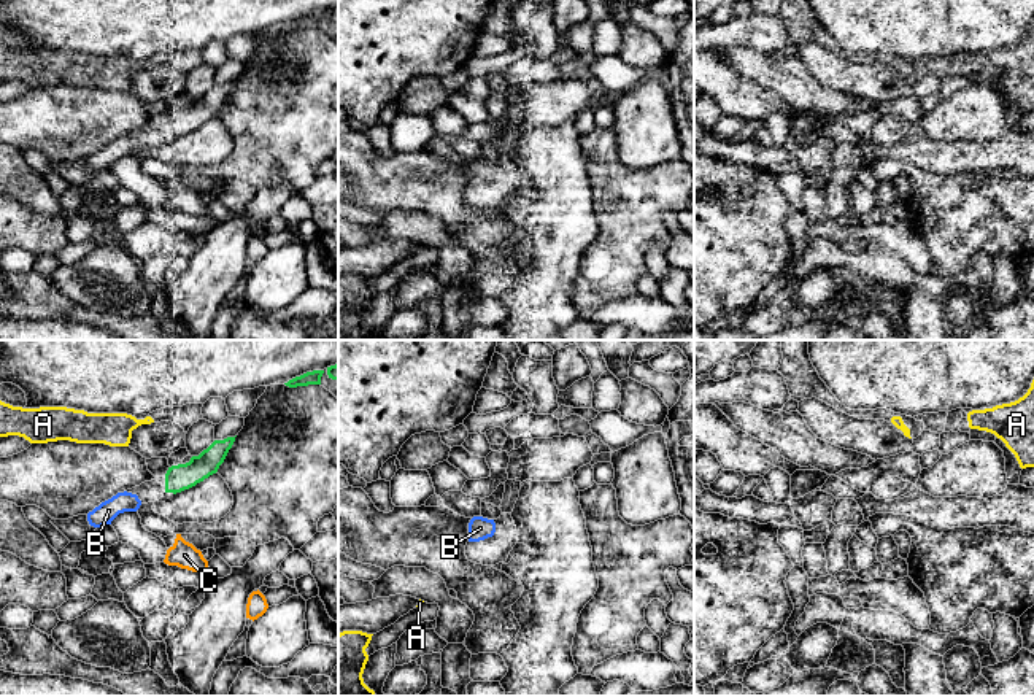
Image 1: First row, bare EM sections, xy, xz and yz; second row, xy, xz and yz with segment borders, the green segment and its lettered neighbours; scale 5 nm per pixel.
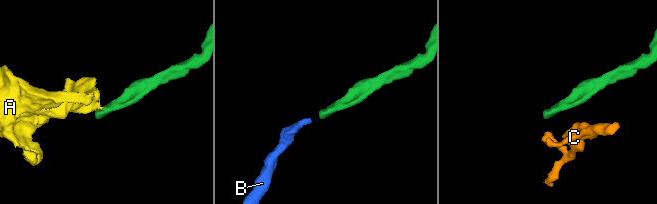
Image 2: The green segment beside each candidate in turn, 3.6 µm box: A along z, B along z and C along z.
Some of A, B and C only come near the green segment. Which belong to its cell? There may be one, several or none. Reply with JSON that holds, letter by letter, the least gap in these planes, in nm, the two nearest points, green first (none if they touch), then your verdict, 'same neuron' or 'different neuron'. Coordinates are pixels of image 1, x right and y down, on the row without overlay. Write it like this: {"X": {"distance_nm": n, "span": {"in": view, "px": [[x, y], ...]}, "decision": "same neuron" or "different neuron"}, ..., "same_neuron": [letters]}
{"A": {"distance_nm": 240, "span": {"in": "xy", "px": [[169, 112], [127, 89]]}, "decision": "different neuron"}, "B": {"distance_nm": 140, "span": {"in": "xy", "px": [[165, 135], [140, 145]]}, "decision": "same neuron"}, "C": {"distance_nm": 200, "span": {"in": "xy", "px": [[175, 137], [177, 178]]}, "decision": "different neuron"}, "same_neuron": ["B"]}

